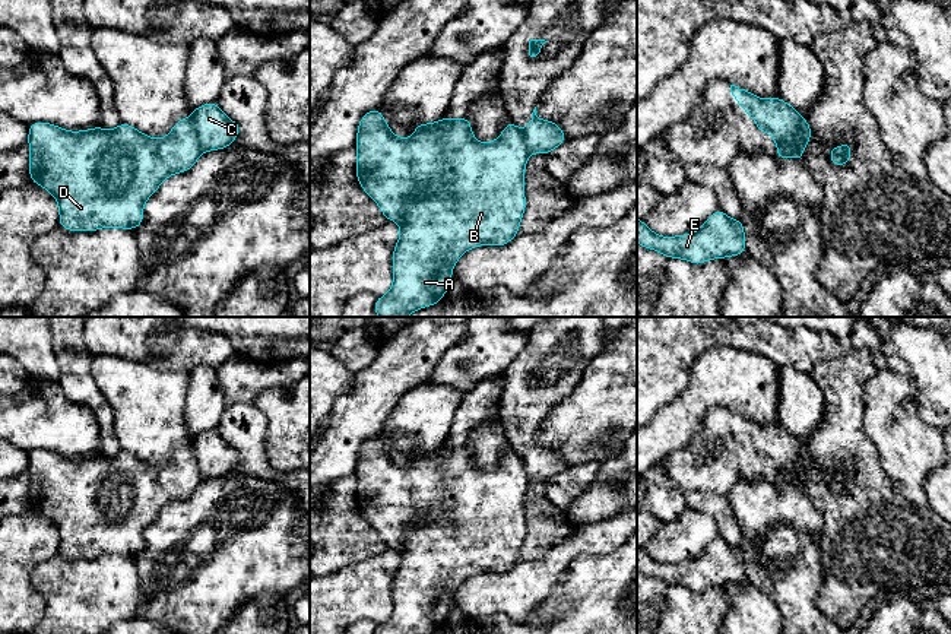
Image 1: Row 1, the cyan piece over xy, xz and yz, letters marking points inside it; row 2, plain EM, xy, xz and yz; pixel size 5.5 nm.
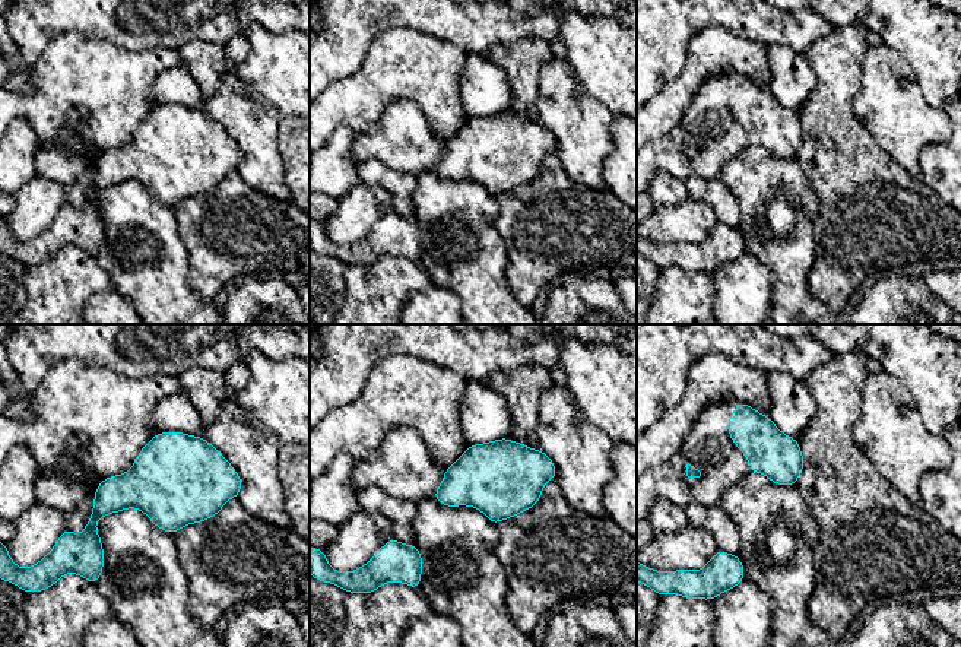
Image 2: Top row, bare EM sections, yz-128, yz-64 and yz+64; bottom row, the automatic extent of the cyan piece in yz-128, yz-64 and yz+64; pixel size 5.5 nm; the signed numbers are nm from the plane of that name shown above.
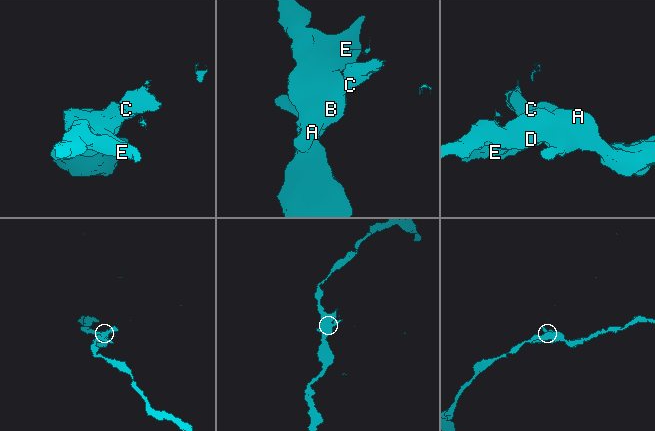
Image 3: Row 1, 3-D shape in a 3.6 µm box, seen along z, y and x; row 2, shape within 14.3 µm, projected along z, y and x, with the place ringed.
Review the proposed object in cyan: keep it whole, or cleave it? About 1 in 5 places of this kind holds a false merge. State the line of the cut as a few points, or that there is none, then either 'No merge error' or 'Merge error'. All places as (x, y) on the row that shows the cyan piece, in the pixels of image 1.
Split along yz (804, 117), (798, 132), (779, 148). Merge error

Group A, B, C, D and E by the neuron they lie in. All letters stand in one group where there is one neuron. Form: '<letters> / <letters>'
A B D E / C

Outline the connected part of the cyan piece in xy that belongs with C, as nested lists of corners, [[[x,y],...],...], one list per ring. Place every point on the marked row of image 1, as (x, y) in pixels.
[[[216,102],[199,105],[191,112],[203,152],[231,146],[240,134],[240,124],[225,115]]]

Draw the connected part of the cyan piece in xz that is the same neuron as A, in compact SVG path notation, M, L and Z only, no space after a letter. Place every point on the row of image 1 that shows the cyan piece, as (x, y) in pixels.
M380 108L365 112L359 120L355 139L359 186L387 221L400 225L400 237L392 254L393 286L386 295L375 298L374 304L378 317L408 317L443 301L451 283L453 267L465 251L485 244L503 247L519 235L526 209L524 168L530 155L523 131L510 120L497 140L481 143L470 129L467 115L460 120L443 117L431 124L418 123L412 136L399 139L389 129Z

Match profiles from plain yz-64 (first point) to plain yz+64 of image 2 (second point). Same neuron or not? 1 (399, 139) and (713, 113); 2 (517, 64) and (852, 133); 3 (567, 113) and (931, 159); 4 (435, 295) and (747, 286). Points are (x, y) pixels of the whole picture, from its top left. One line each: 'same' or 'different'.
1: same
2: same
3: different
4: same

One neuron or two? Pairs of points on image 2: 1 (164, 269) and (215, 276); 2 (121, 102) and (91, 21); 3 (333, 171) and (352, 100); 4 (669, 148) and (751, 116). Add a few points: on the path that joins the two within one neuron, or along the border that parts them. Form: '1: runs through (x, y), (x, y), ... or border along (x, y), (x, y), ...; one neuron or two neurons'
1: border along (180, 240), (187, 254), (187, 282), (209, 301); two neurons
2: border along (63, 31), (129, 50); two neurons
3: border along (355, 132), (341, 126), (324, 146); two neurons
4: runs through (690, 142), (698, 130), (730, 123); one neuron

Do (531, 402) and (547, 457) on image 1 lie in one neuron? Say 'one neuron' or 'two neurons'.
one neuron

